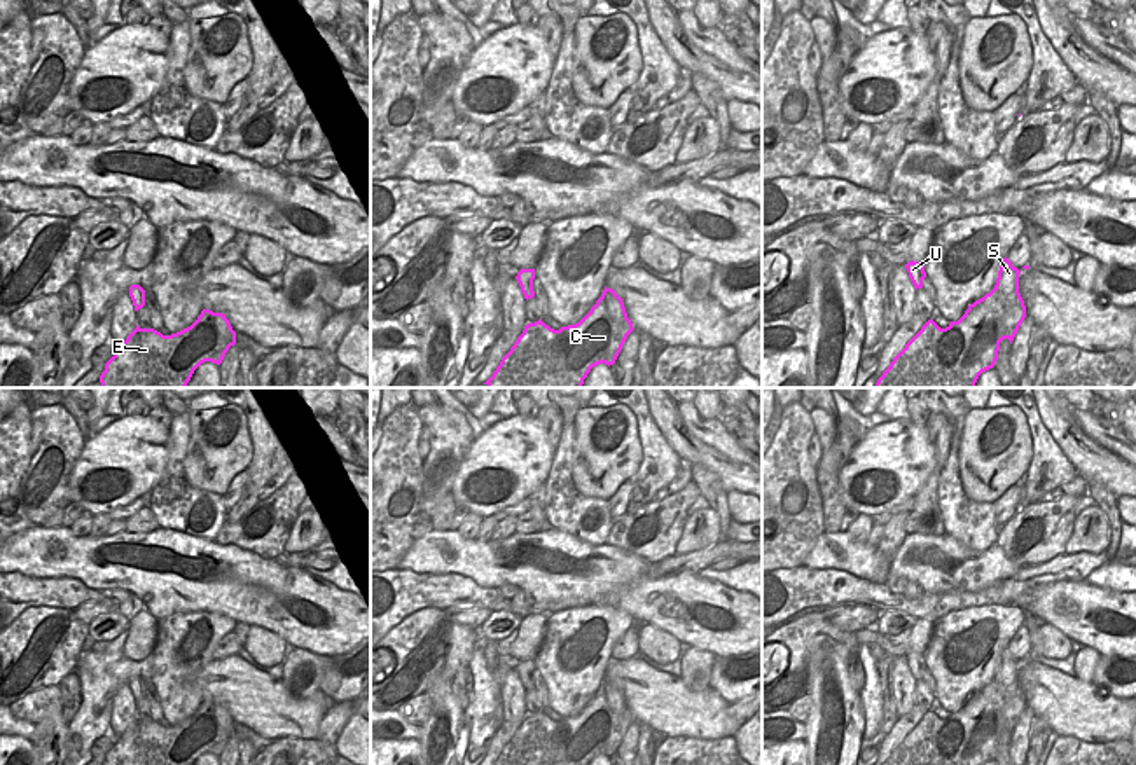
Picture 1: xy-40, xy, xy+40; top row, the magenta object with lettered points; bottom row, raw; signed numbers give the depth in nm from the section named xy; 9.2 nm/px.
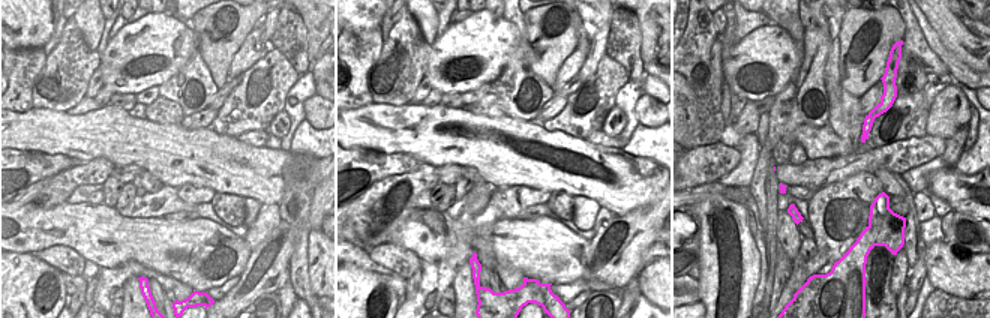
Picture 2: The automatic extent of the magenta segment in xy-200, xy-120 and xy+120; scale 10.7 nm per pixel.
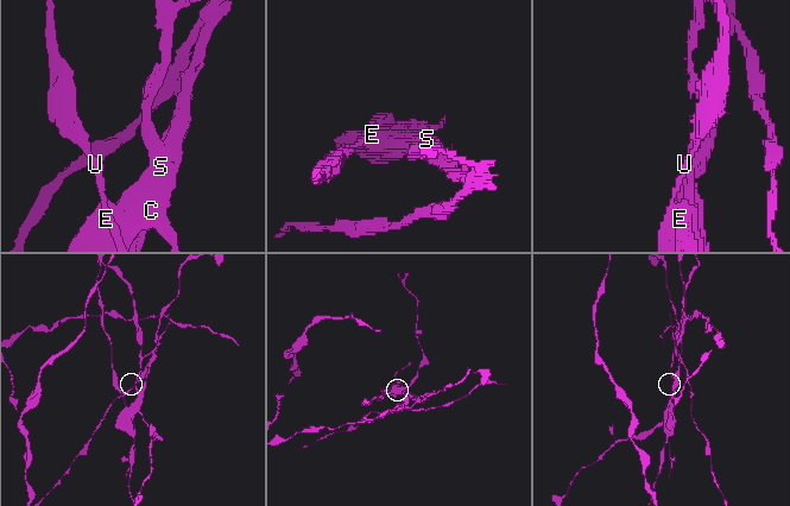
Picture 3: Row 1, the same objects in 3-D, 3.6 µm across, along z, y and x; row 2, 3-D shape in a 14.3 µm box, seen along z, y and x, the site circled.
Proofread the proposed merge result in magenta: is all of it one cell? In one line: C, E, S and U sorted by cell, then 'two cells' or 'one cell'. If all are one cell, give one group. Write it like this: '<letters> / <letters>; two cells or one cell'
C E S / U; two cells

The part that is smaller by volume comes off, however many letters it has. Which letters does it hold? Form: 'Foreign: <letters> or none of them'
Foreign: U

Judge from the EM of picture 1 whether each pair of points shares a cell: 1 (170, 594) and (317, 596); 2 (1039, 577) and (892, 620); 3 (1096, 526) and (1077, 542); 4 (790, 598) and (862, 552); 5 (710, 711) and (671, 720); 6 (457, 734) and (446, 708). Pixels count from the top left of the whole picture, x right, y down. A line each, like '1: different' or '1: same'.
1: same
2: different
3: same
4: different
5: same
6: same

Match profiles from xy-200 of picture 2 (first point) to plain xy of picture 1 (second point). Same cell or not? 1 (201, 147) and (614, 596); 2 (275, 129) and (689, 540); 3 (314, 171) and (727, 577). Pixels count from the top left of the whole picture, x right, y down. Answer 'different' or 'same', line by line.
1: different
2: same
3: different

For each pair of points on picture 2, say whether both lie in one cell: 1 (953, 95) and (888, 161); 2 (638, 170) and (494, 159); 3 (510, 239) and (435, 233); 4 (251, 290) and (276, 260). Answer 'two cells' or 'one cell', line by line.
1: two cells
2: one cell
3: one cell
4: one cell

